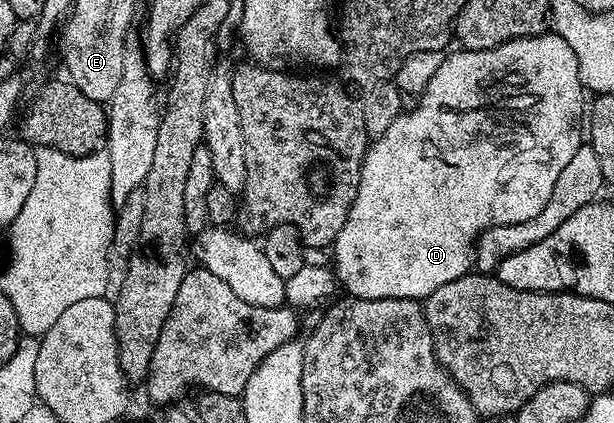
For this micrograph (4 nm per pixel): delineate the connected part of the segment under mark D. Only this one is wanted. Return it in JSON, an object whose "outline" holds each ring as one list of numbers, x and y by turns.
{"outline":[[553,30,542,32,539,36,525,36,519,40,509,40,488,50,468,52,457,50,434,73,429,73,424,87,417,97,418,108,403,111,384,134,373,137,366,149,366,157,362,163,360,186,356,190,356,198,352,202,352,210,340,226,340,234,332,245,332,269,337,283,351,296,360,298,404,298,405,300,425,301,432,290,440,290,444,282,452,282,467,275,476,260,476,241,483,232,496,226,508,226,516,222,528,222,528,218,536,218,544,206,548,206,548,198,552,198,552,186,556,186,556,178,560,178,564,166,572,159,576,150,584,147,584,89,580,82,580,70,576,62,576,54,572,54,572,46,564,42]]}

